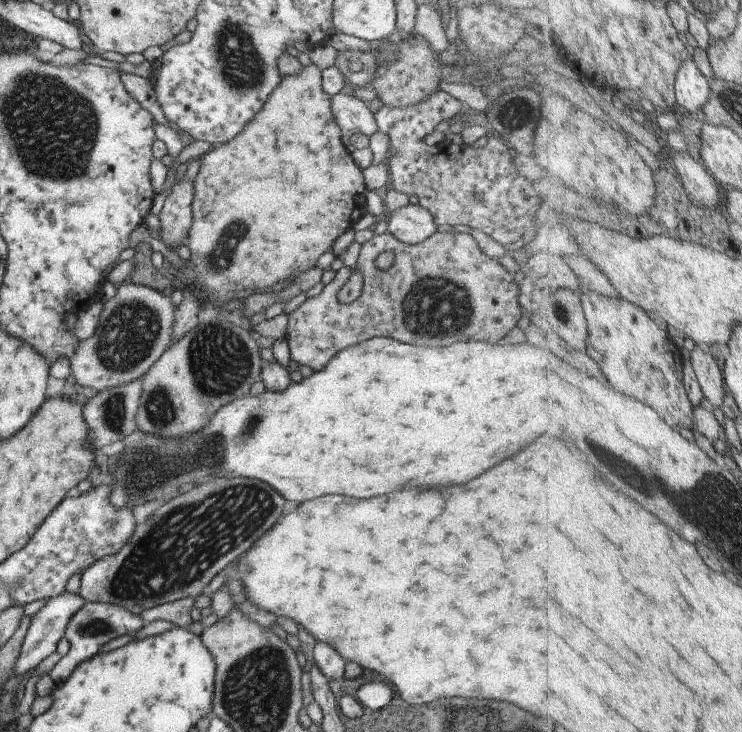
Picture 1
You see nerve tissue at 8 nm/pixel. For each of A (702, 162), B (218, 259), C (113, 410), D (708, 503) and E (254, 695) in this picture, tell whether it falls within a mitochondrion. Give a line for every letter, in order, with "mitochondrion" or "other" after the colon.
A: other
B: mitochondrion
C: mitochondrion
D: mitochondrion
E: mitochondrion

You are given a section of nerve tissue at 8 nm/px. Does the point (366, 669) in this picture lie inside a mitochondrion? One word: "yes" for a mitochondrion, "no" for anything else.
no

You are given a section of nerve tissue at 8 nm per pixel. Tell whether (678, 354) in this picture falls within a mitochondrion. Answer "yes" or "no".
no

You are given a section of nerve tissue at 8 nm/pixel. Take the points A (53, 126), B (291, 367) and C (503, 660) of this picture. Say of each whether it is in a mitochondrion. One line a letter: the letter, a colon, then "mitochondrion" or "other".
A: mitochondrion
B: other
C: other

